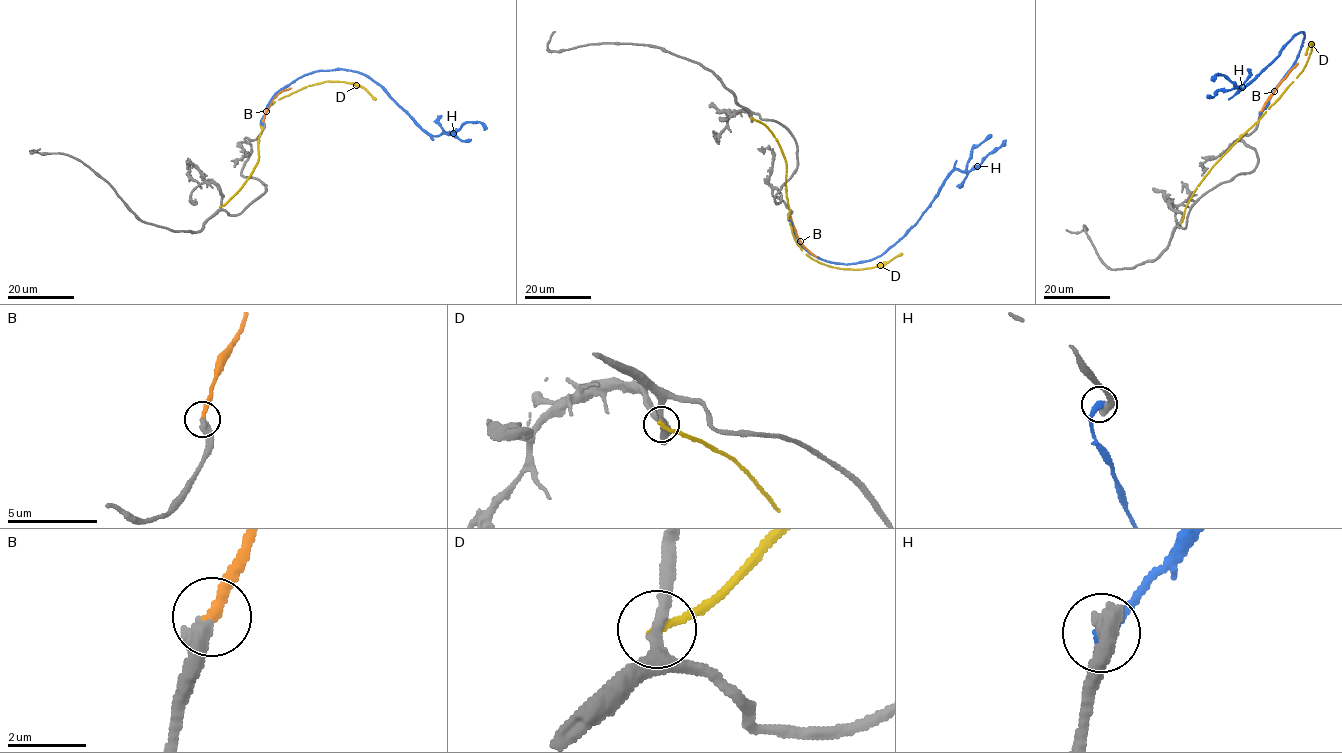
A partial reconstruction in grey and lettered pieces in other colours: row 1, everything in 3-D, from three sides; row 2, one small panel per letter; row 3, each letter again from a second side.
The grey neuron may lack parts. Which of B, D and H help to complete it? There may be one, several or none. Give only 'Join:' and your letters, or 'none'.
Join: B

